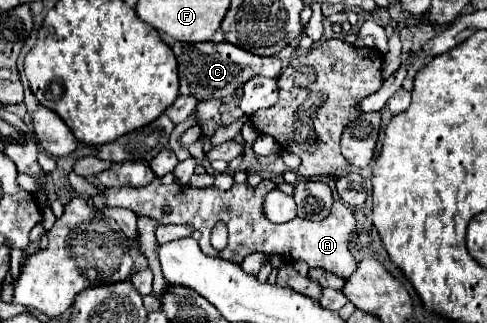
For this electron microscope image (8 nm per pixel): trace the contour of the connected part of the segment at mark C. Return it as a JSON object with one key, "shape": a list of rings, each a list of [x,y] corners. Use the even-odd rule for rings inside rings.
{"shape":[[[161,36],[165,44],[171,46],[171,50],[177,56],[179,64],[179,80],[181,80],[181,94],[193,94],[199,102],[209,98],[227,98],[233,94],[237,86],[243,86],[253,76],[267,76],[277,78],[281,72],[281,60],[277,56],[255,56],[243,48],[237,48],[231,42],[195,42],[195,44],[183,44],[177,40],[171,40],[171,36]]]}

